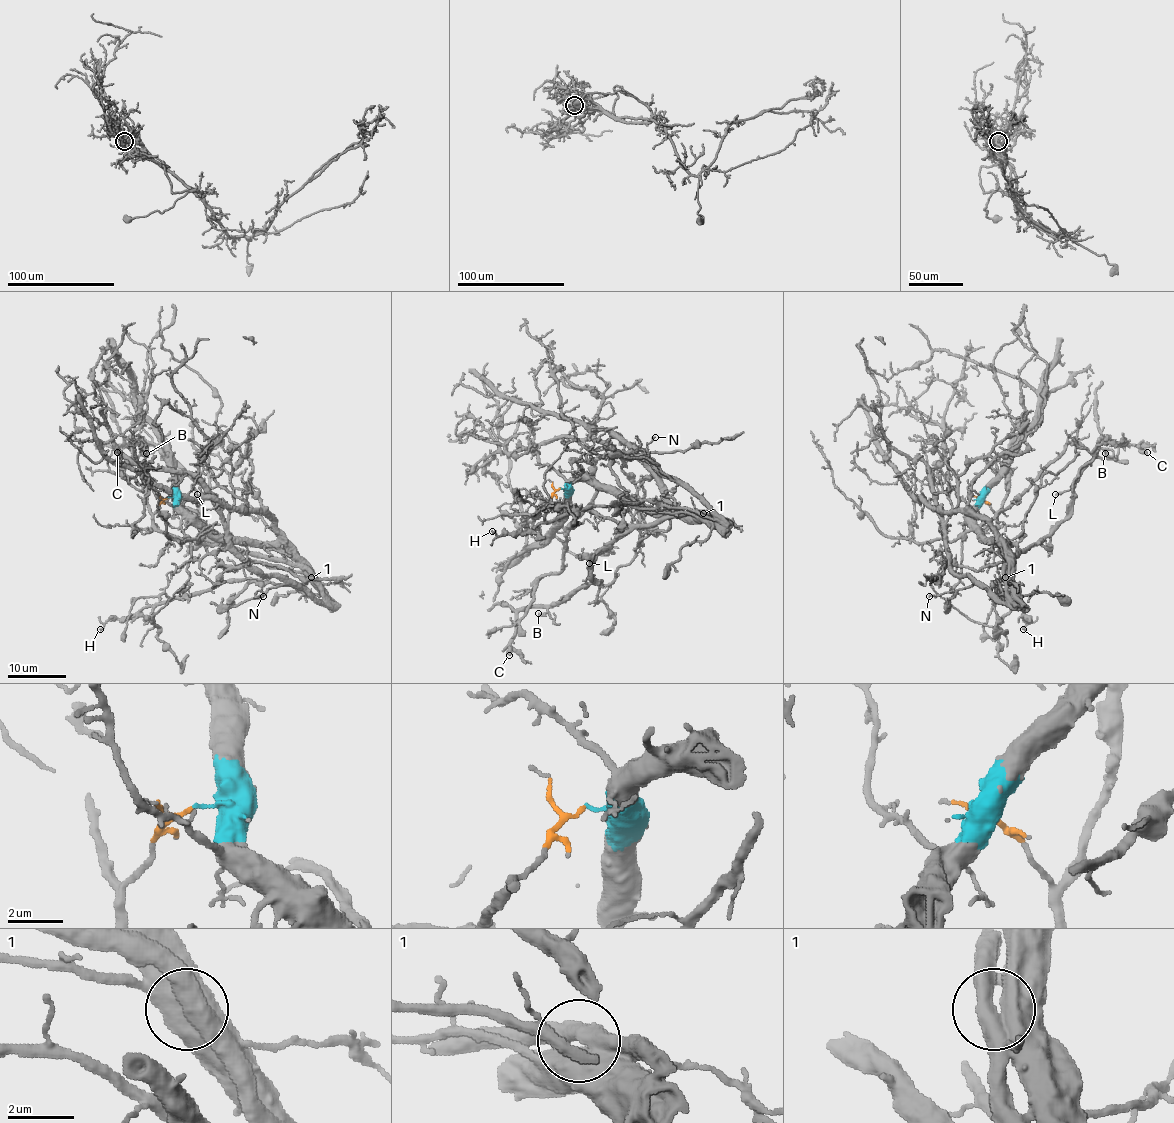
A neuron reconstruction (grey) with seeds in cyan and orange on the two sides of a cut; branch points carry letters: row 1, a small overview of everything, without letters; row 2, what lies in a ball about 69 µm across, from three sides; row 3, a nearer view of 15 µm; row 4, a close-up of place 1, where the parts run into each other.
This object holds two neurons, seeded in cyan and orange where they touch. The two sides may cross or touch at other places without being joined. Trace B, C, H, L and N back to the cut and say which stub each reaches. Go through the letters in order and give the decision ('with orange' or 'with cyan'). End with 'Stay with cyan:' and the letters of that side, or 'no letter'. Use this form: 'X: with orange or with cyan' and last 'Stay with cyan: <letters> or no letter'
B: with orange
C: with orange
H: with orange
L: with orange
N: with orange
Stay with cyan: no letter

